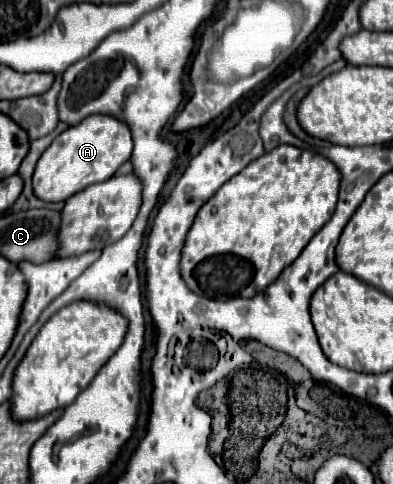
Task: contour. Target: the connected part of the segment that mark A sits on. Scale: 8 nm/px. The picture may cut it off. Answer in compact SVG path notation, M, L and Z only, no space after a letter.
M95 114L67 128L41 154L33 172L33 194L43 202L63 202L85 186L109 180L115 170L129 160L133 140L129 128L117 118Z

